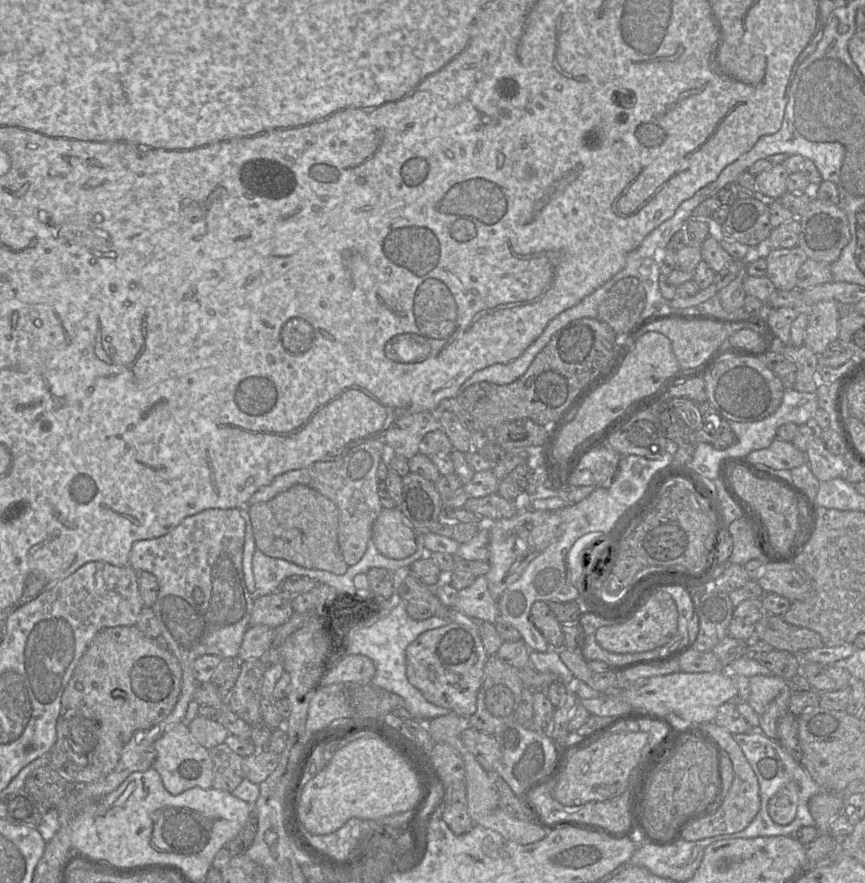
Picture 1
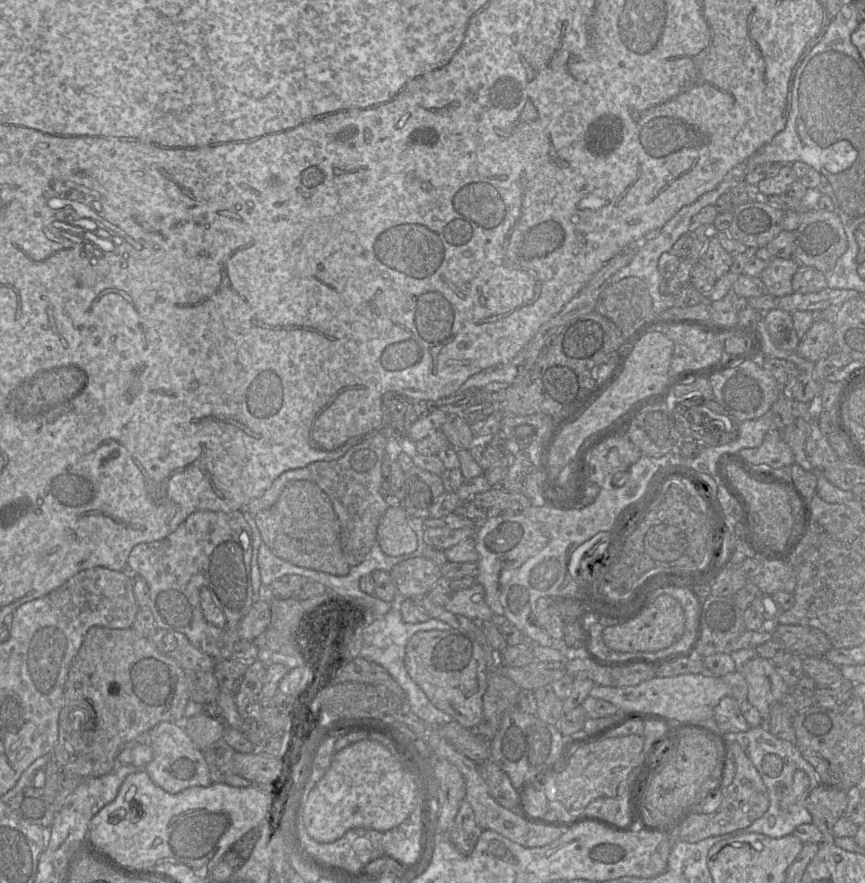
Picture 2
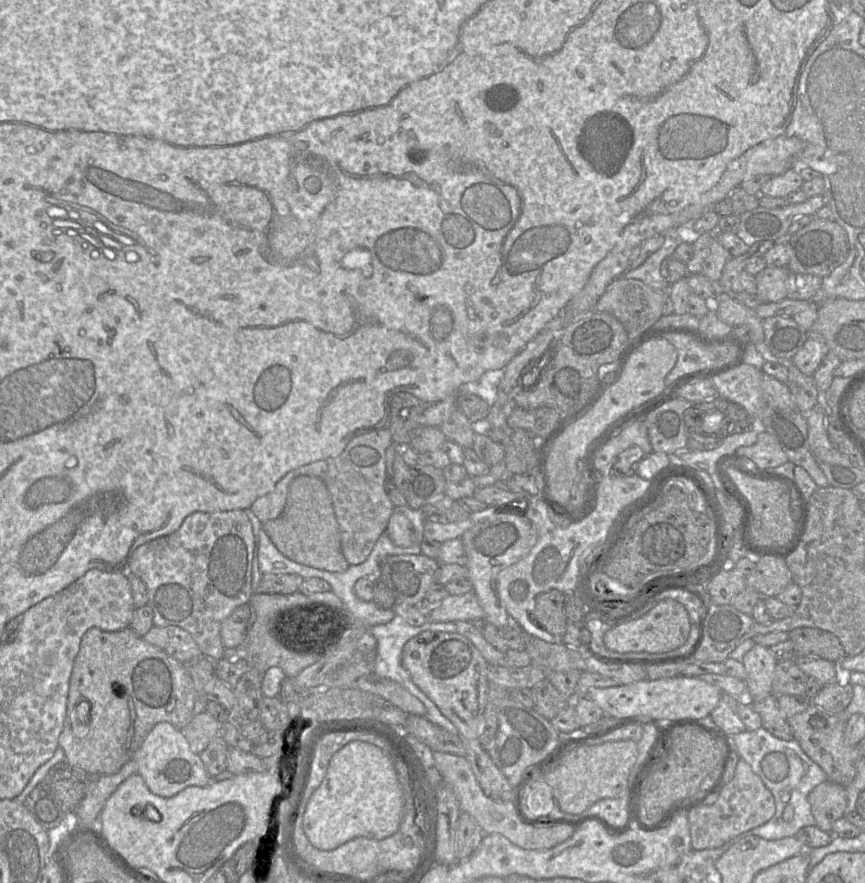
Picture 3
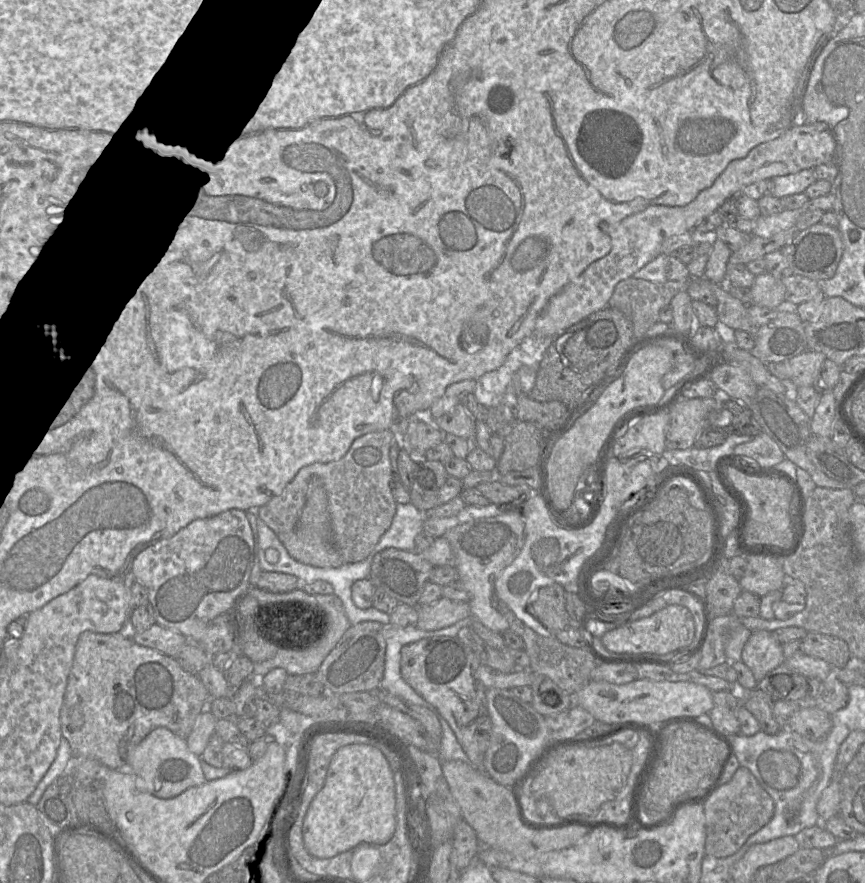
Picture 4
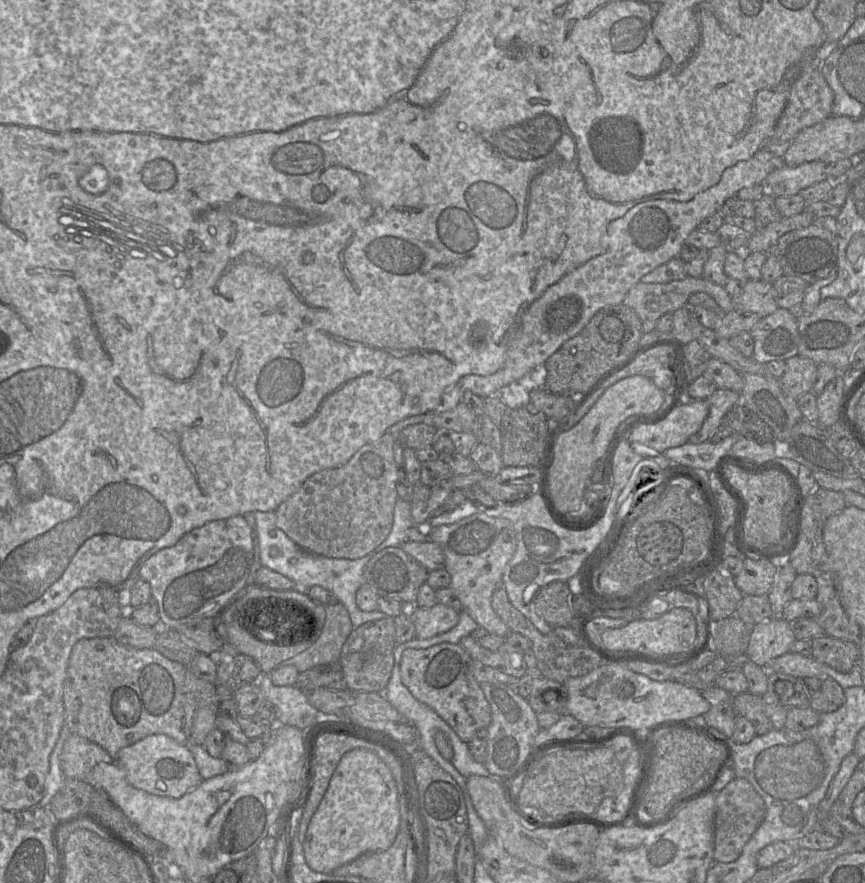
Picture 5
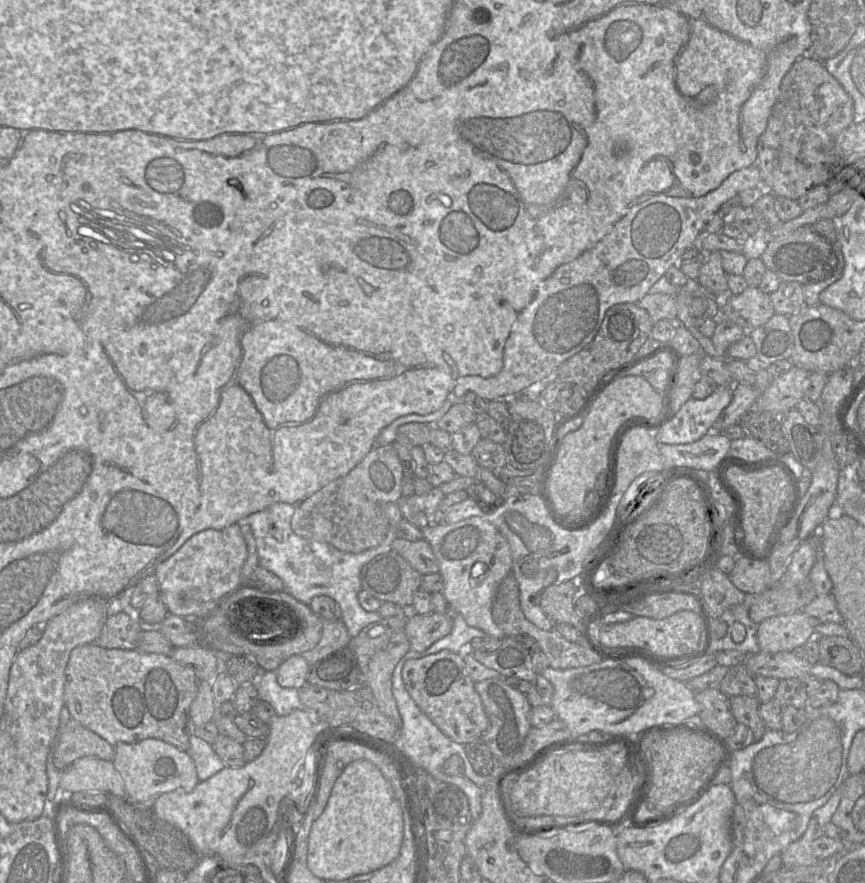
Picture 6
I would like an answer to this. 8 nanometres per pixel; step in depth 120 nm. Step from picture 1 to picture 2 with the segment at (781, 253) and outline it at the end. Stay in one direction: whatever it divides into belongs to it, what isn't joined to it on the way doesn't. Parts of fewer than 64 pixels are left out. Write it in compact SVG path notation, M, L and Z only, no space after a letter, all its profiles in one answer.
M772 258L760 274L765 285L766 293L783 297L792 294L792 278L799 268L799 264L793 259Z

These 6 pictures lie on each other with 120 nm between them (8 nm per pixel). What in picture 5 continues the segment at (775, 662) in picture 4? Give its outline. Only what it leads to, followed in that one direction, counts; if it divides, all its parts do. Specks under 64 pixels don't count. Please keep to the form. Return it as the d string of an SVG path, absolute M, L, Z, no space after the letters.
M774 617L752 628L746 657L766 668L775 658L790 652L795 641L791 623L782 617Z

